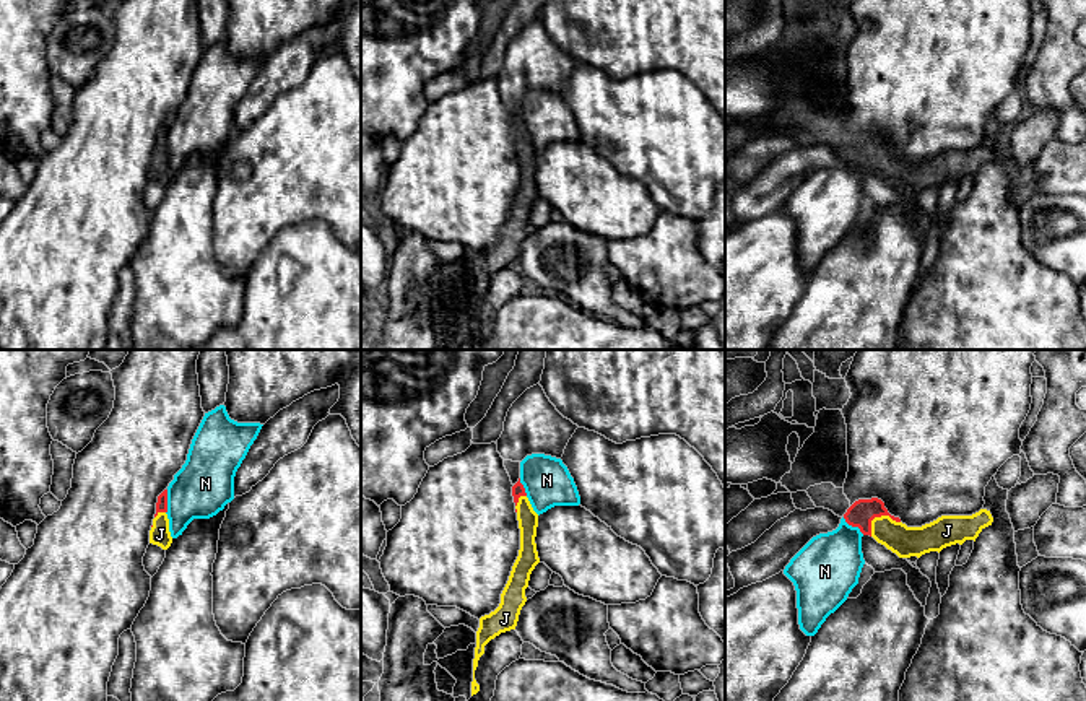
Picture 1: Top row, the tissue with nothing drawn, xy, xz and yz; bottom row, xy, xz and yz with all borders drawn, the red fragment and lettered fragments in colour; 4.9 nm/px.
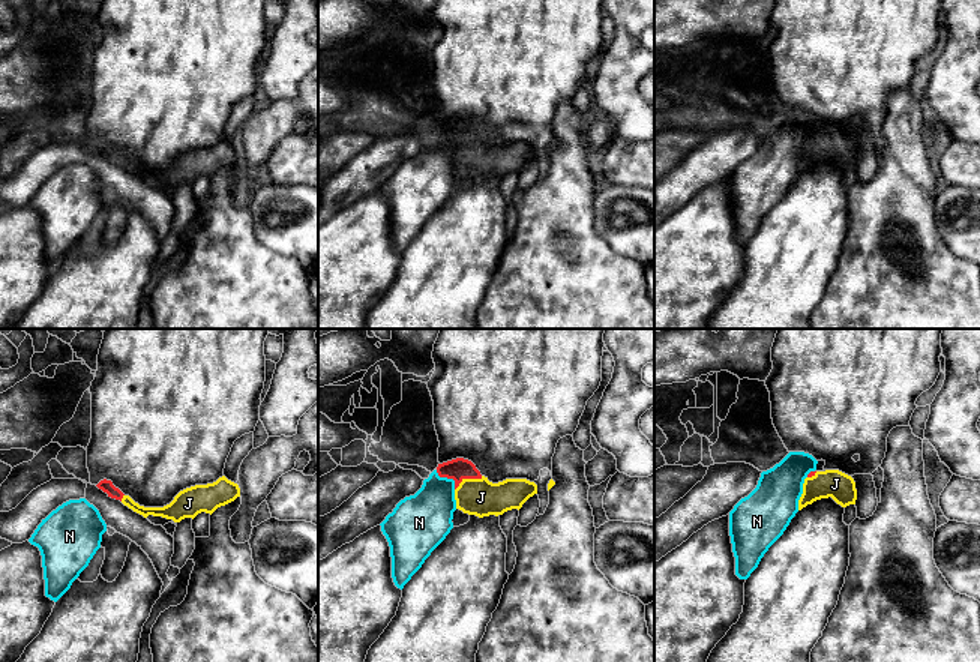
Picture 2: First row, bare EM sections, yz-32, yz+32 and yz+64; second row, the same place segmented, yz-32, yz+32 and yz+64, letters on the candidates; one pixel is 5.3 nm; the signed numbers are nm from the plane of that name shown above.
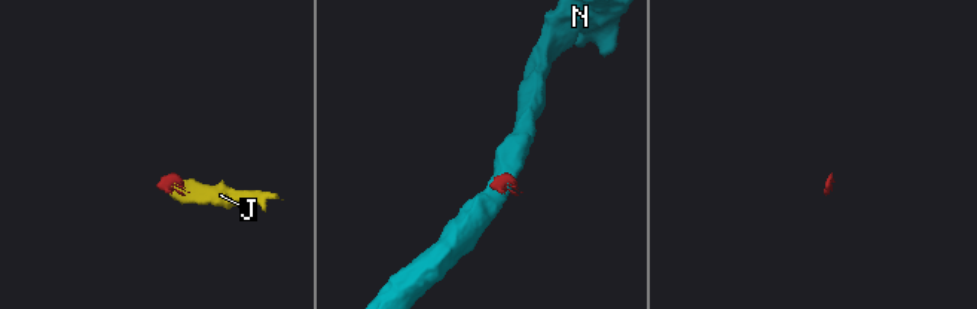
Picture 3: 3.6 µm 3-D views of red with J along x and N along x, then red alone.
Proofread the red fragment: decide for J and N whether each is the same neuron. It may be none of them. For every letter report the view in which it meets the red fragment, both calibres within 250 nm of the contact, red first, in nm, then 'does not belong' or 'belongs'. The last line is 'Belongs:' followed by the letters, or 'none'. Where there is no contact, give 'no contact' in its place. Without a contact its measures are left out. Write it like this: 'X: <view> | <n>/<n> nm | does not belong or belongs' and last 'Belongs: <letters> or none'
J: yz | 130/150 nm | belongs
N: yz | 130/320 nm | does not belong
Belongs: J

